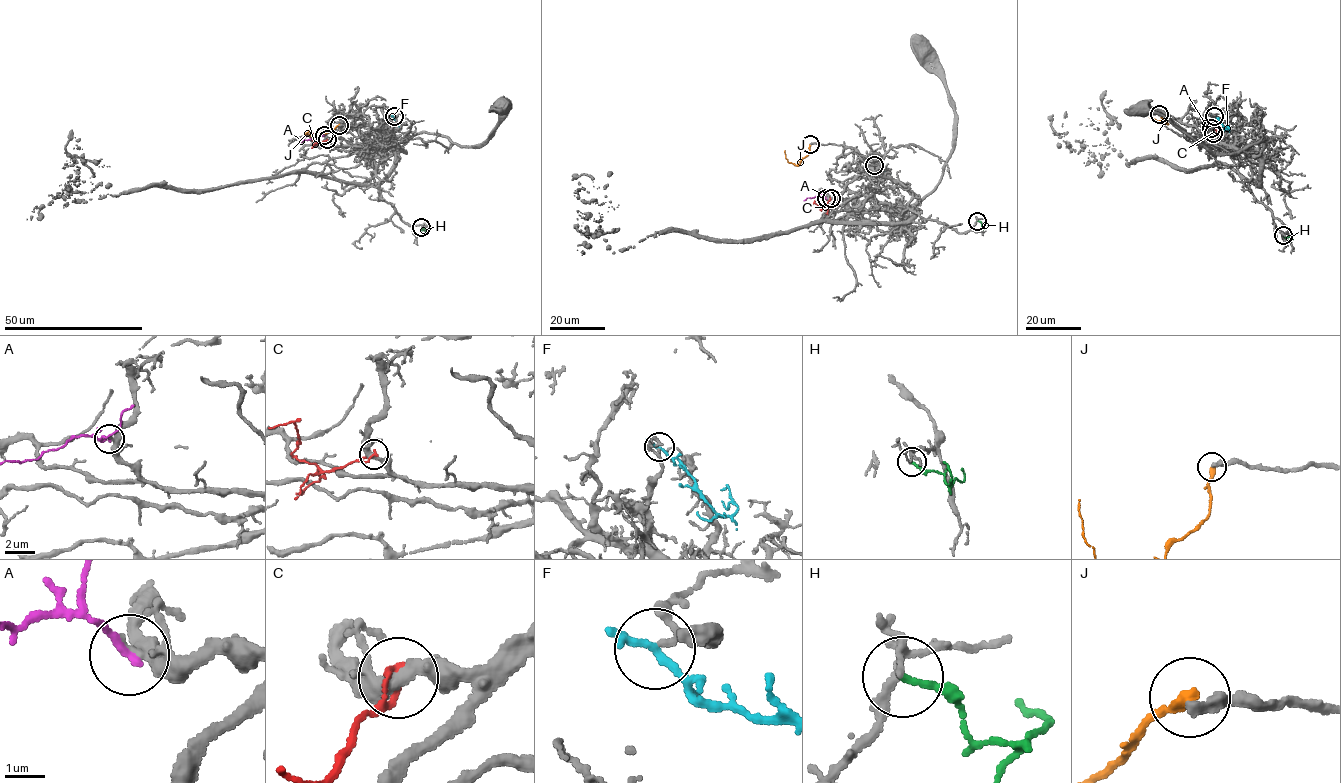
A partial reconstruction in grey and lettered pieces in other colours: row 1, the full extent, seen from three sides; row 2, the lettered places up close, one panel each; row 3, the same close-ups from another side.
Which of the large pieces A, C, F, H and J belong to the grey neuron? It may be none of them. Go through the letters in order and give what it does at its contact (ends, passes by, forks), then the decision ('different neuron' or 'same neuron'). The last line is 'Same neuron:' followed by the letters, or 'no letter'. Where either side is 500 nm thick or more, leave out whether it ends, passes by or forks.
A: it ends; different neuron
C: it ends; different neuron
F: it passes by; different neuron
H: it ends; different neuron
J: it ends; different neuron
Same neuron: no letter

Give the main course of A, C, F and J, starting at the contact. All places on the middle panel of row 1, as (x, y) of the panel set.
A: (826, 198), (819, 195), (803, 200)
C: (831, 198), (821, 209), (814, 202), (811, 206)
F: (874, 165), (888, 174), (887, 178), (881, 177)
J: (810, 144), (808, 154), (797, 166), (788, 161), (784, 150)

